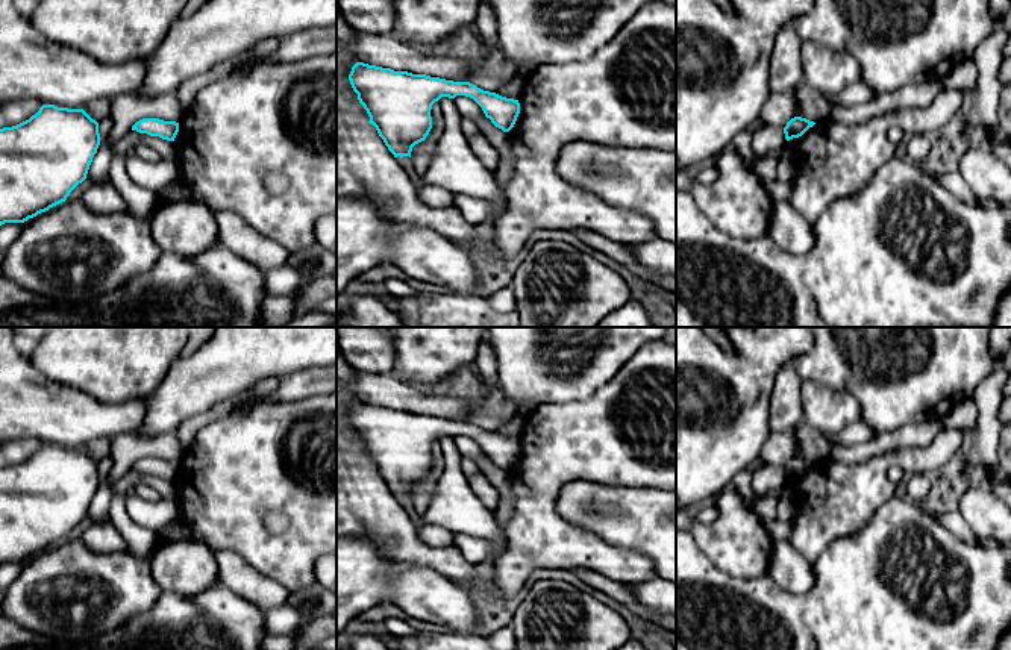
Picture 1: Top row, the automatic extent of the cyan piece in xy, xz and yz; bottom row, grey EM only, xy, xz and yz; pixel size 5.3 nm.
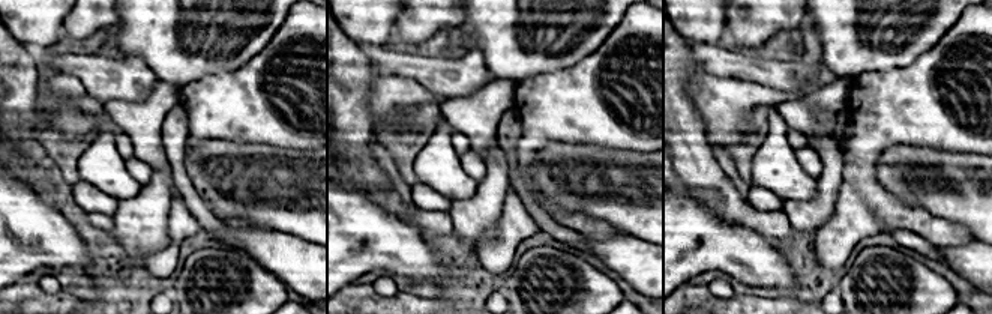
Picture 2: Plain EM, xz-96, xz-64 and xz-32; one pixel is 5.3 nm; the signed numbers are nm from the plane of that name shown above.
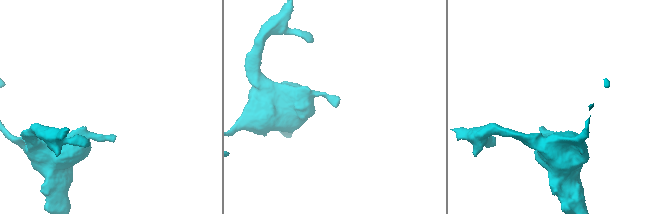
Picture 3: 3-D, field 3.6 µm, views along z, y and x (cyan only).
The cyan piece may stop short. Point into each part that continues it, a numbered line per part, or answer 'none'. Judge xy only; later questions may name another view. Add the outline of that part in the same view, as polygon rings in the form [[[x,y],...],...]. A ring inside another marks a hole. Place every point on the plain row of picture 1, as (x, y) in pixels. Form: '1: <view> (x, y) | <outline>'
none

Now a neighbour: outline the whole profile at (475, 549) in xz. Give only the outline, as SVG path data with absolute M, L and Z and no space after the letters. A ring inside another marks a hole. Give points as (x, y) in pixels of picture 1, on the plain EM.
M455 533L453 545L461 552L467 562L476 567L488 558L497 556L503 552L503 547L497 541L465 533Z

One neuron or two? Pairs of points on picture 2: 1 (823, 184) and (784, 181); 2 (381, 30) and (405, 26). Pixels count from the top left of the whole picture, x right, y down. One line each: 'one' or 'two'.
1: two
2: two

